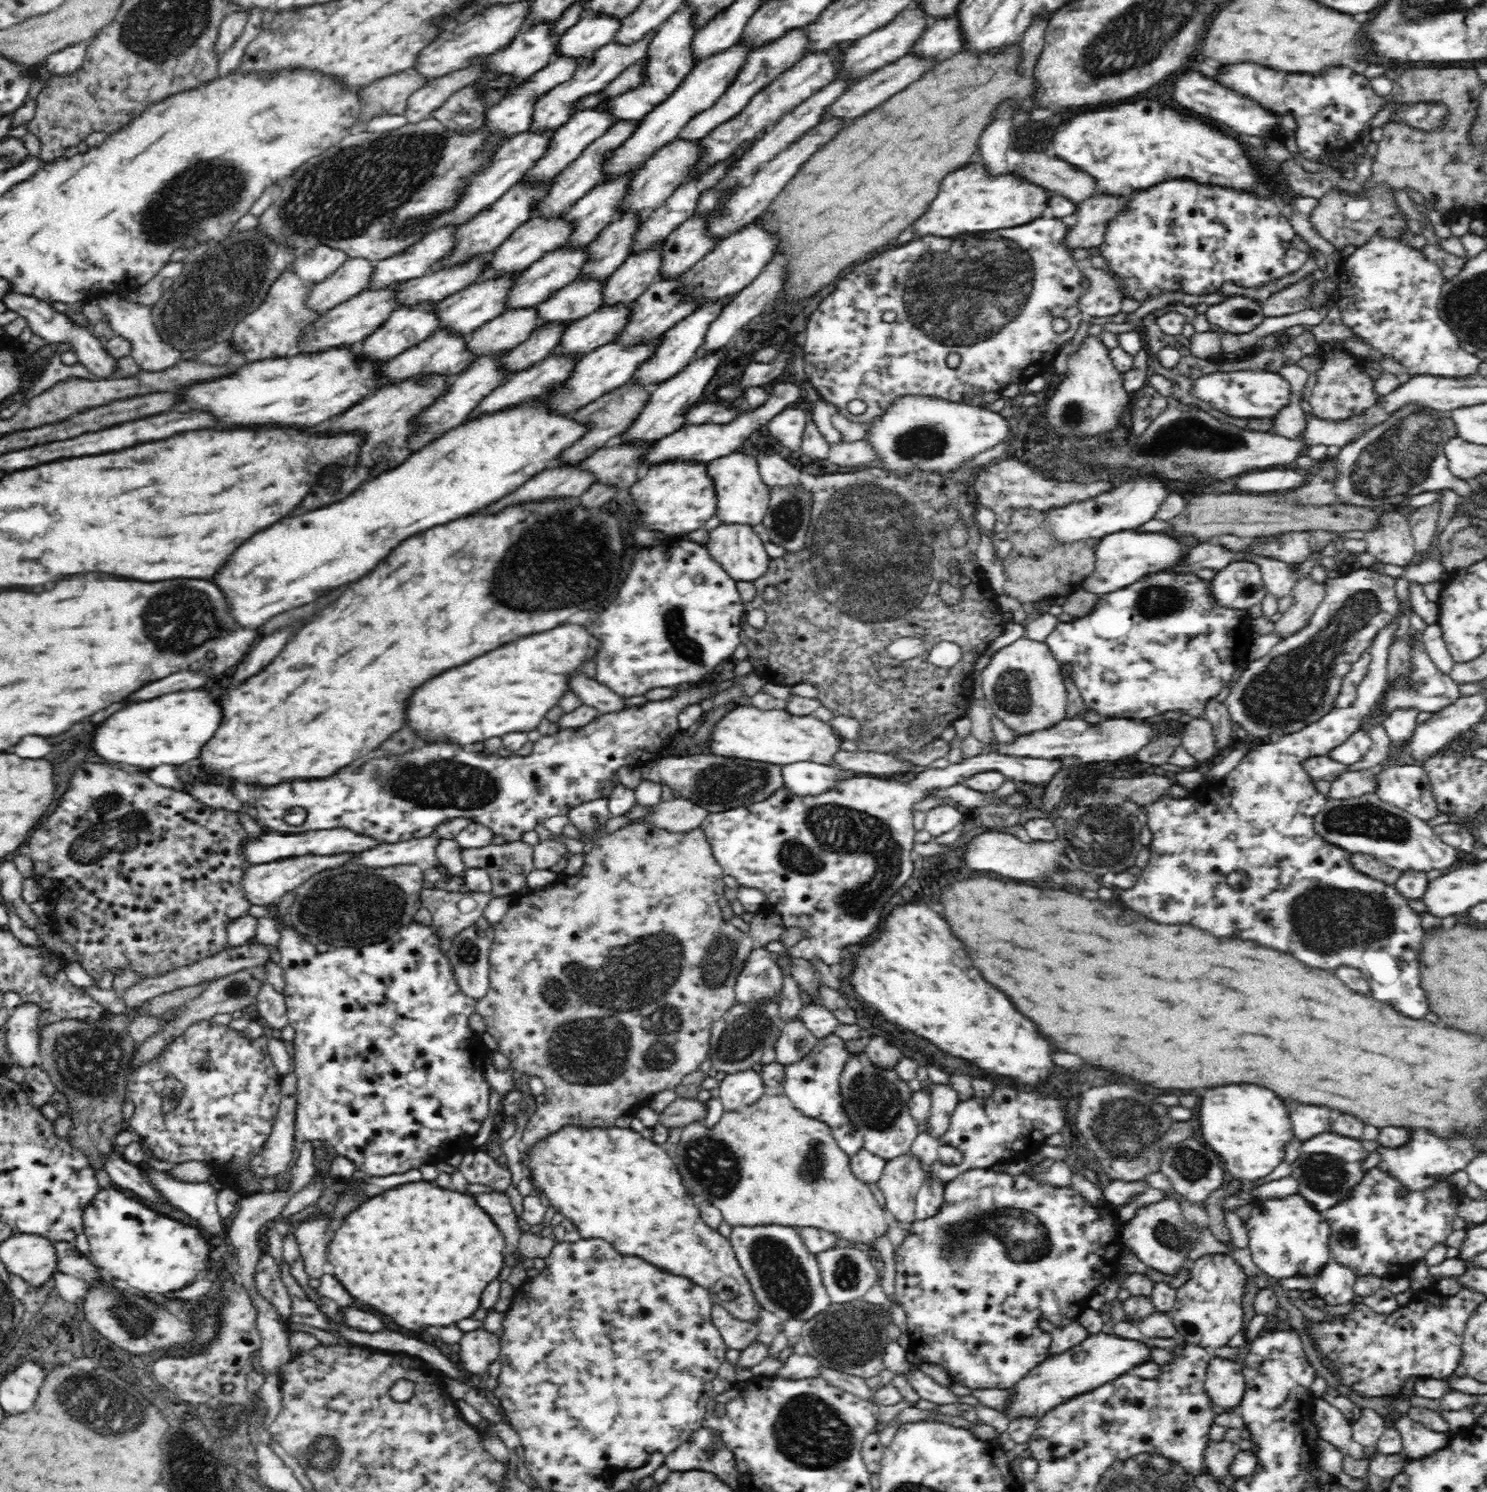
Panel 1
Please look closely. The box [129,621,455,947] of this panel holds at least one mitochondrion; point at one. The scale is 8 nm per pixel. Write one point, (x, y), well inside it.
(385, 898)

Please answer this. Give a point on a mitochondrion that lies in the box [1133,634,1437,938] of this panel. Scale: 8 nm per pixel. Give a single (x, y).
(1370, 820)

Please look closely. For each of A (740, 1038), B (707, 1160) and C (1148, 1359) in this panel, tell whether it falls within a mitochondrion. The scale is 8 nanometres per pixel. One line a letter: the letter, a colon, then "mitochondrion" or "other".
A: mitochondrion
B: mitochondrion
C: other

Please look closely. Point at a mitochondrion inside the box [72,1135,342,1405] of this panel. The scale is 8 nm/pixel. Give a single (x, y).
(133, 1316)

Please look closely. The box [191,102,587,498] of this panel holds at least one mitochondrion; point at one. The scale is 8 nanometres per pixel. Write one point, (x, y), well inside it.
(341, 197)

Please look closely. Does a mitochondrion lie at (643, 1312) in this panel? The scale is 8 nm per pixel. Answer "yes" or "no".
no

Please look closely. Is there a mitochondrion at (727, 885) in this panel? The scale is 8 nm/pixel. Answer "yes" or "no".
no

